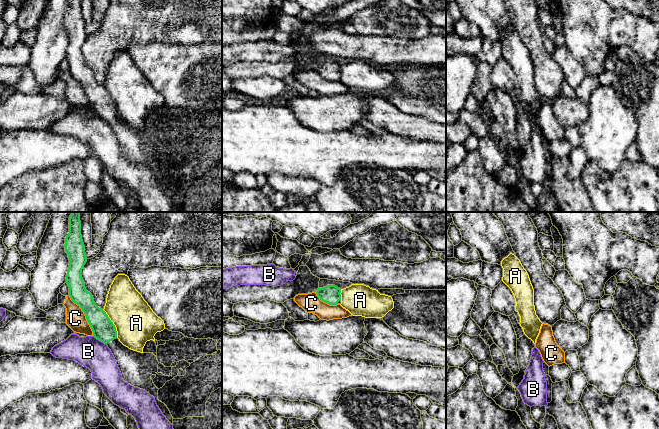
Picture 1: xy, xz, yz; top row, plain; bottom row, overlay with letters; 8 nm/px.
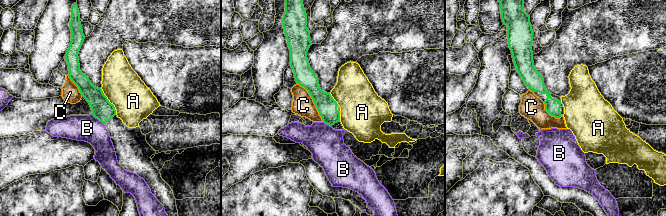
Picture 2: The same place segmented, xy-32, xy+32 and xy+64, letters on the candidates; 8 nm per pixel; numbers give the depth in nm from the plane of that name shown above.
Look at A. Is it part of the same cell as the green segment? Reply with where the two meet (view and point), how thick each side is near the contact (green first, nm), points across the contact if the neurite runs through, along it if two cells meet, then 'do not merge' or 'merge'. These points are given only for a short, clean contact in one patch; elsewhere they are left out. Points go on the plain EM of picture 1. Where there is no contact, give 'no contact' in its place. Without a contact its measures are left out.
xy (109, 94) | 180/340 nm | along xy (102, 85), (115, 102) | do not merge

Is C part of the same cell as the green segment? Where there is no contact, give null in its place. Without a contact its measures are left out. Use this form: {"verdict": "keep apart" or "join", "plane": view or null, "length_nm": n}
{"verdict": "keep apart", "plane": "xy", "length_nm": 380}

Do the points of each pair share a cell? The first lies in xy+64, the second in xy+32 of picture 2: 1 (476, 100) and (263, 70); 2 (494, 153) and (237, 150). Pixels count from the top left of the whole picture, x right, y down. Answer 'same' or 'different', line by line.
1: same
2: same

